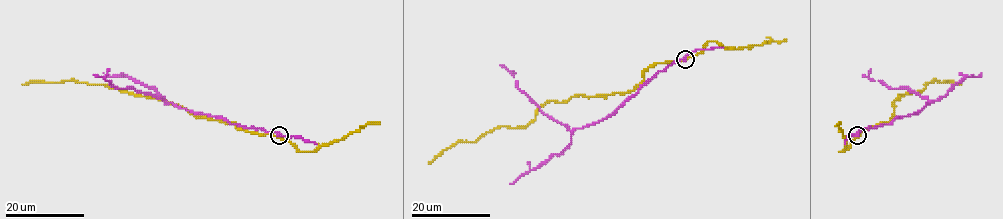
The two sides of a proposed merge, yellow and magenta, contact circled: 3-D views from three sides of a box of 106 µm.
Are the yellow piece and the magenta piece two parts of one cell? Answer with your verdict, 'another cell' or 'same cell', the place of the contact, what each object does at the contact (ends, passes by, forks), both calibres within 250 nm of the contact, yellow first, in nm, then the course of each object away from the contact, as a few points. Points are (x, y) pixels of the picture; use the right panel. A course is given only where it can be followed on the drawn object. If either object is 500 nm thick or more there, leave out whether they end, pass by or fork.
same cell | (857, 135) | yellow passes by | magenta passes by | 200/400 nm | yellow via (857, 136), (888, 122), (900, 95), (921, 92), (924, 85), (935, 80), (962, 85) | magenta via (857, 135), (865, 127), (889, 123), (895, 117), (920, 111), (929, 103), (906, 87), (888, 88), (863, 75)

